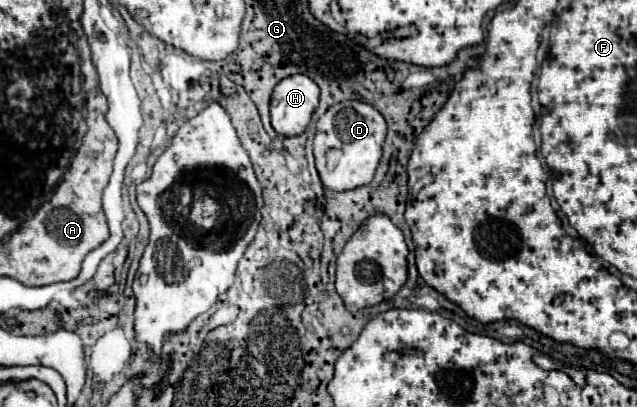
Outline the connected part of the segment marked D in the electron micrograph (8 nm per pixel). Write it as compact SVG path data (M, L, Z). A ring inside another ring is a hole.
M341 101L331 105L327 113L317 121L315 135L315 159L323 185L333 191L349 191L371 183L377 163L381 159L381 145L385 141L385 135L387 123L373 105L363 101ZM329 149L341 149L341 157L329 163Z

